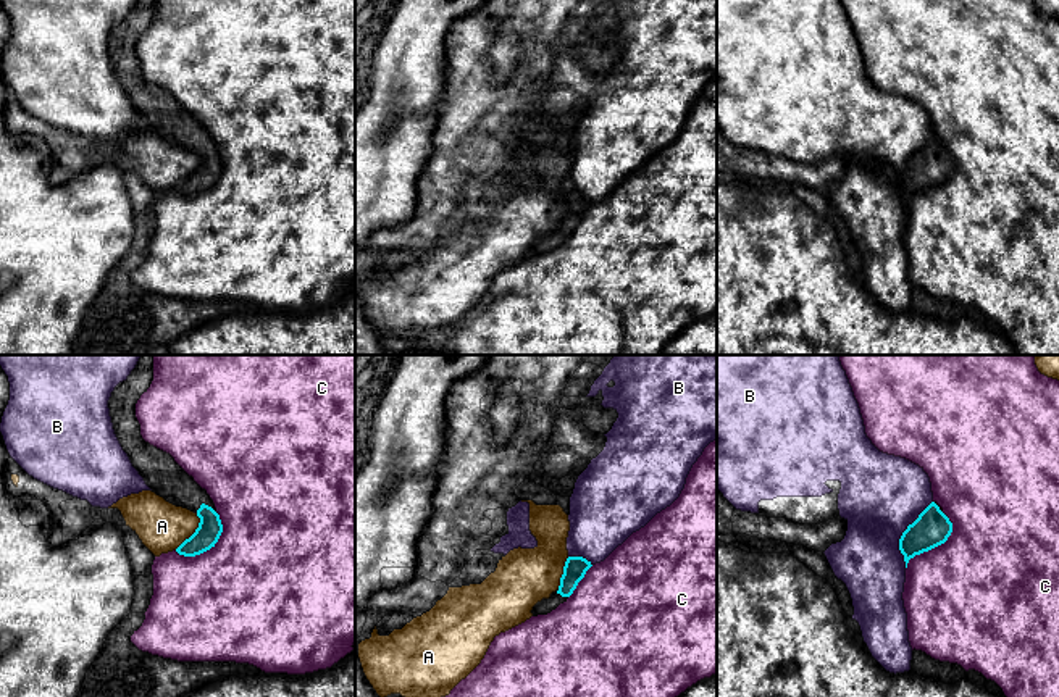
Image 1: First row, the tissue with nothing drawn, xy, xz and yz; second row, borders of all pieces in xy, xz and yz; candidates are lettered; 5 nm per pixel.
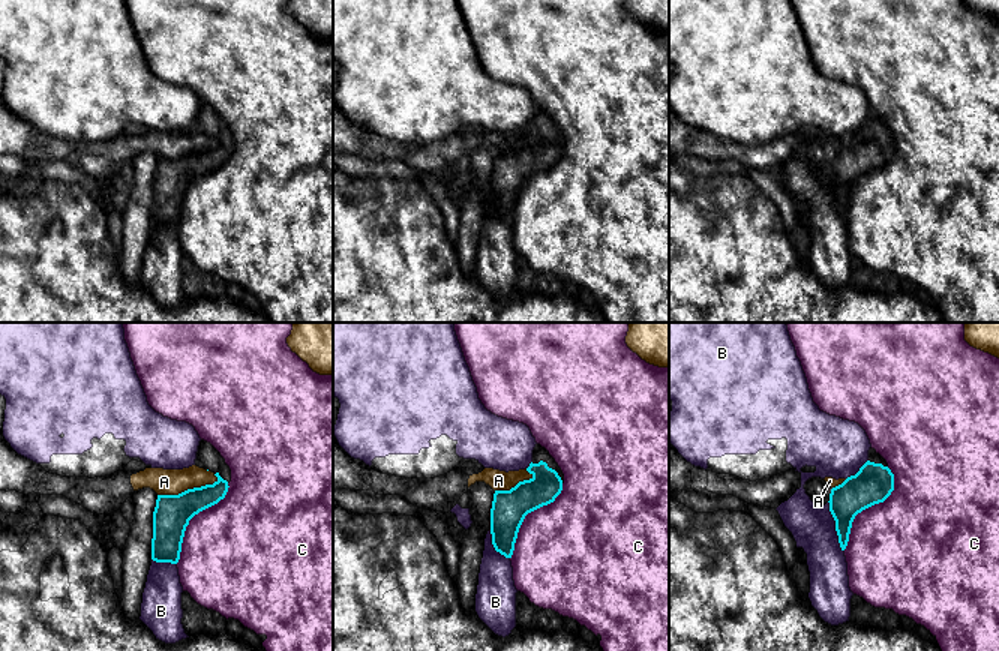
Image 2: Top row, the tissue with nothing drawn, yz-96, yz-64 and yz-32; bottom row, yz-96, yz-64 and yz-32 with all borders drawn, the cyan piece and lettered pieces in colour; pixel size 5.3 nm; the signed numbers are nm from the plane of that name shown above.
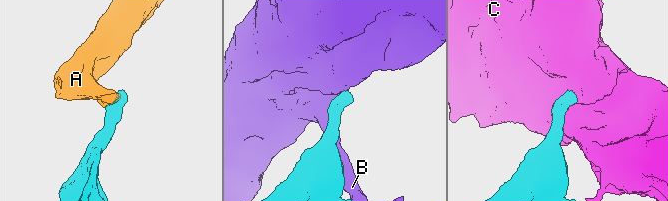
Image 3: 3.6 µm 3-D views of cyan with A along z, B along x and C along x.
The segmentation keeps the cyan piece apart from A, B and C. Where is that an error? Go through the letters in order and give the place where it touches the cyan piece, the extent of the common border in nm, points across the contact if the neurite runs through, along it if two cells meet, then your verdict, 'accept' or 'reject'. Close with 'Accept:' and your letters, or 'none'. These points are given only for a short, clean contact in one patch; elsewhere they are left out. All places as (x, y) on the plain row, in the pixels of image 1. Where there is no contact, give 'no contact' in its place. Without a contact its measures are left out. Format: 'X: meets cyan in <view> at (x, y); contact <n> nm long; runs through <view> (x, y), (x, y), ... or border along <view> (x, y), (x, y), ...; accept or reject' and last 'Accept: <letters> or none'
A: meets cyan in xy at (194, 171); contact 220 nm long; border along xy (197, 152), (197, 166), (175, 187); reject
B: meets cyan in yz at (903, 173); contact 360 nm long; reject
C: meets cyan in yz at (937, 184); contact 340 nm long; reject
Accept: none

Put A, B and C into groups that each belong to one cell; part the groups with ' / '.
A / B / C

